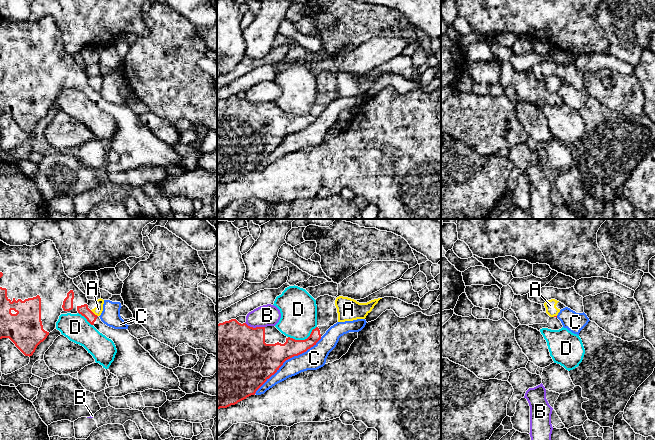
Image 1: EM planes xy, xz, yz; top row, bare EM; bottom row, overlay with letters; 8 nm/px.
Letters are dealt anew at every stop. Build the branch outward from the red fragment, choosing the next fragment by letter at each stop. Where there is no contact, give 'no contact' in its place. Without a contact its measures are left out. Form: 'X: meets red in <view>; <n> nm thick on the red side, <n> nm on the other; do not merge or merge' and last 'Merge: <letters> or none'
A: meets red in xy; 80 nm thick on the red side, 70 nm on the other; do not merge
B: meets red in xz; 460 nm thick on the red side, 180 nm on the other; do not merge
C: meets red in xz; 320 nm thick on the red side, 180 nm on the other; do not merge
D: meets red in xz; 180 nm thick on the red side, 300 nm on the other; do not merge
Merge: none

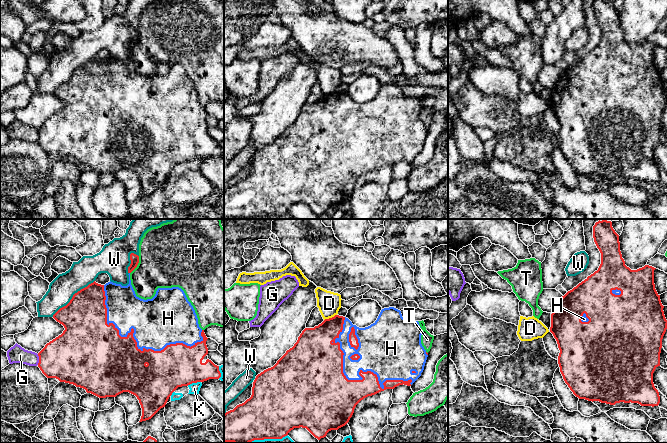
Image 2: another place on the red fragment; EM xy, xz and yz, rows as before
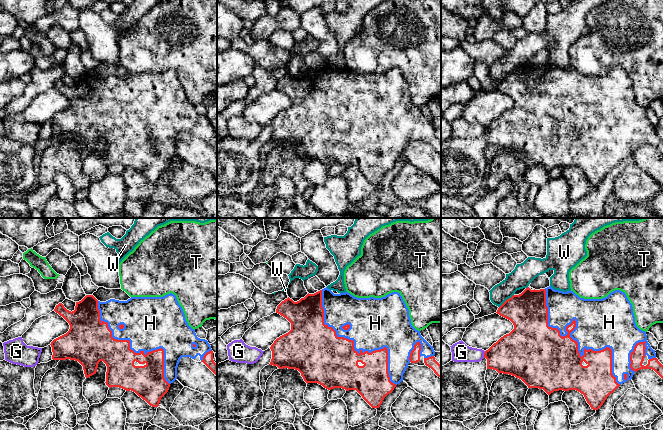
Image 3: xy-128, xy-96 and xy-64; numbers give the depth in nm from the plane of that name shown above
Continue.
D: meets red in xz; 280 nm thick on the red side, 190 nm on the other; do not merge
G: meets red in xy; 400 nm thick on the red side, 140 nm on the other; do not merge
H: meets red in xy; 420 nm thick on the red side, 400 nm on the other; merge
K: meets red in xy; 340 nm thick on the red side, 80 nm on the other; do not merge
T: meets red in xy; 70 nm thick on the red side, 460 nm on the other; do not merge
W: meets red in xy; 360 nm thick on the red side, 200 nm on the other; do not merge
Merge: H

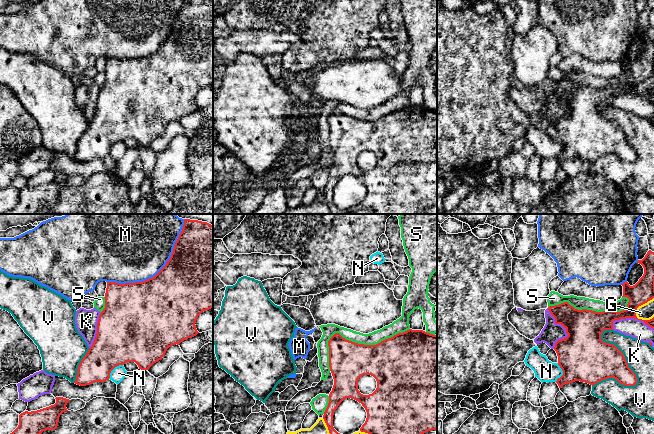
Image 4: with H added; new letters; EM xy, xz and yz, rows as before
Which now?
G: meets red in yz; 180 nm thick on the red side, 130 nm on the other; do not merge
K: meets red in yz; 400 nm thick on the red side, 160 nm on the other; do not merge
M: meets red in xy; 480 nm thick on the red side, 500 nm on the other; do not merge
N: meets red in yz; 400 nm thick on the red side, 170 nm on the other; do not merge
S: meets red in xz; 320 nm thick on the red side, 100 nm on the other; do not merge
V: meets red in yz; 360 nm thick on the red side, 220 nm on the other; do not merge
Merge: none

